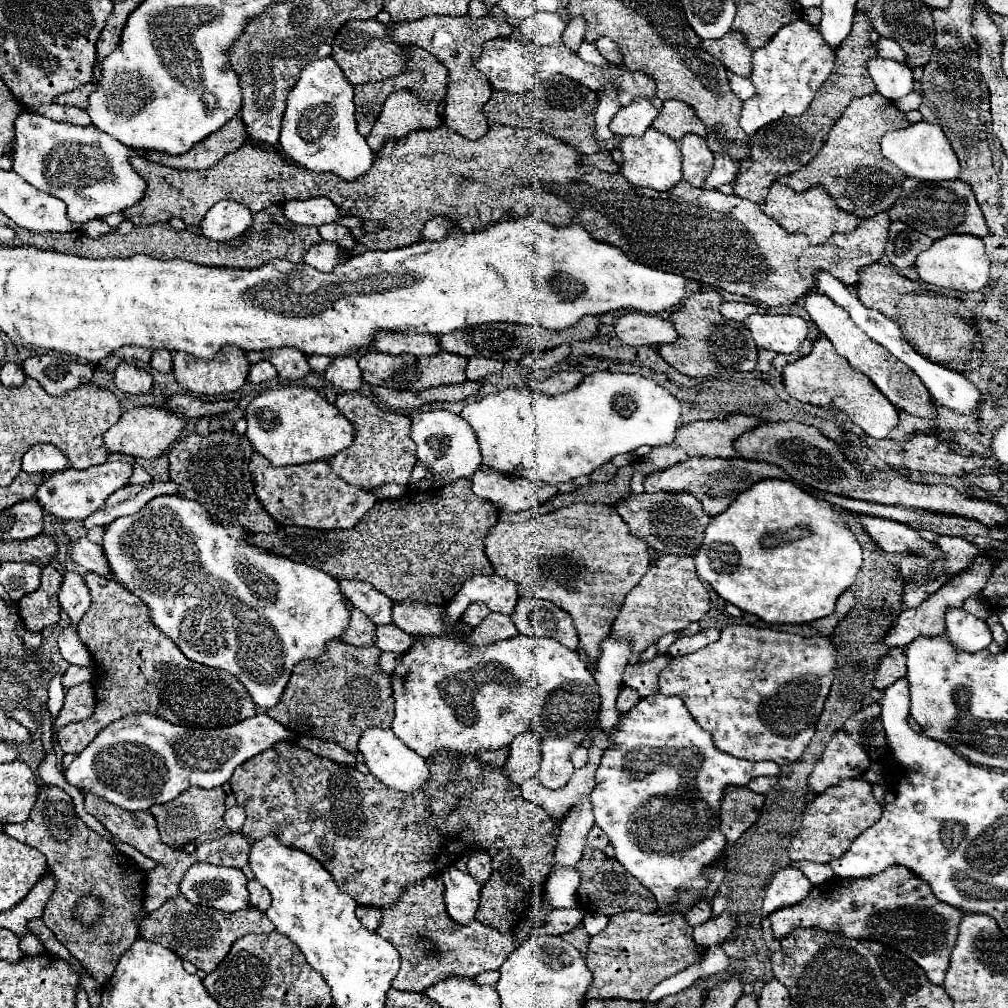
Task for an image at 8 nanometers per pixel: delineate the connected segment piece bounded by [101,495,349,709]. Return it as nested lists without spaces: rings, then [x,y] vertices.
[[[161,495],[161,497],[155,497],[151,499],[143,509],[139,509],[135,515],[129,515],[129,517],[119,517],[115,519],[111,525],[107,525],[105,533],[103,533],[103,553],[109,561],[109,567],[111,567],[111,575],[117,583],[121,583],[127,591],[131,591],[133,595],[137,595],[149,609],[149,619],[151,623],[167,637],[173,639],[173,643],[181,649],[181,653],[195,661],[195,663],[201,663],[201,665],[207,665],[207,667],[215,667],[215,669],[223,669],[223,671],[229,671],[231,675],[235,675],[245,687],[247,691],[251,693],[255,705],[259,707],[265,707],[265,709],[271,709],[271,707],[277,707],[279,703],[279,697],[283,693],[289,681],[289,675],[291,675],[291,669],[303,661],[303,659],[319,659],[319,655],[323,655],[325,651],[325,643],[331,641],[331,639],[339,639],[349,623],[349,609],[347,609],[347,599],[345,595],[339,591],[339,585],[335,583],[333,577],[329,577],[327,573],[311,567],[311,565],[301,565],[301,563],[295,563],[291,559],[283,559],[267,549],[257,549],[253,545],[247,543],[247,537],[249,533],[243,529],[243,527],[237,527],[237,525],[221,525],[221,523],[215,523],[215,517],[197,501],[191,501],[191,499],[185,499],[185,497],[179,497],[179,495]]]

